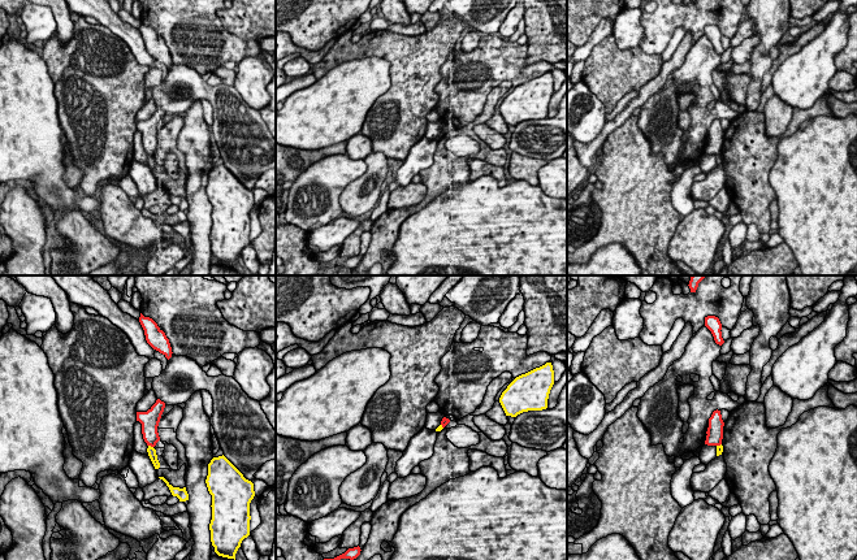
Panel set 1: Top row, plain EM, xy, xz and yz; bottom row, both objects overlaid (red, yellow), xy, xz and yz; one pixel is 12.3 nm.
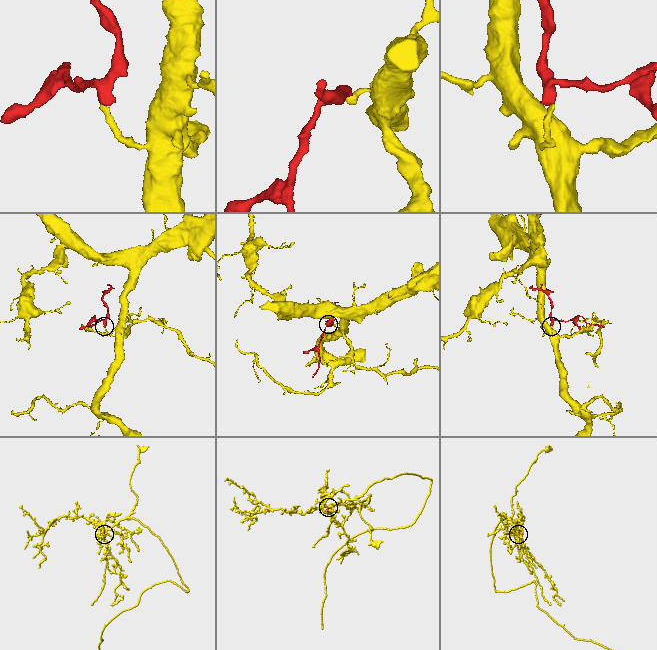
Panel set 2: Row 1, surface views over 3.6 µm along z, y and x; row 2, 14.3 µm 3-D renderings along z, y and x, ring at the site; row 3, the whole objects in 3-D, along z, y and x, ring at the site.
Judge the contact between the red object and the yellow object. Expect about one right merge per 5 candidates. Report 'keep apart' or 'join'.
keep apart

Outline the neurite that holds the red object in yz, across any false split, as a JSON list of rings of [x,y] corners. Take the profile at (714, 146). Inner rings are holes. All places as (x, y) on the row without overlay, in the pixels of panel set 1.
[[[714,120],[711,126],[709,127],[709,136],[706,140],[705,153],[707,155],[720,155],[723,148],[723,135],[724,131],[722,129],[720,120]]]

